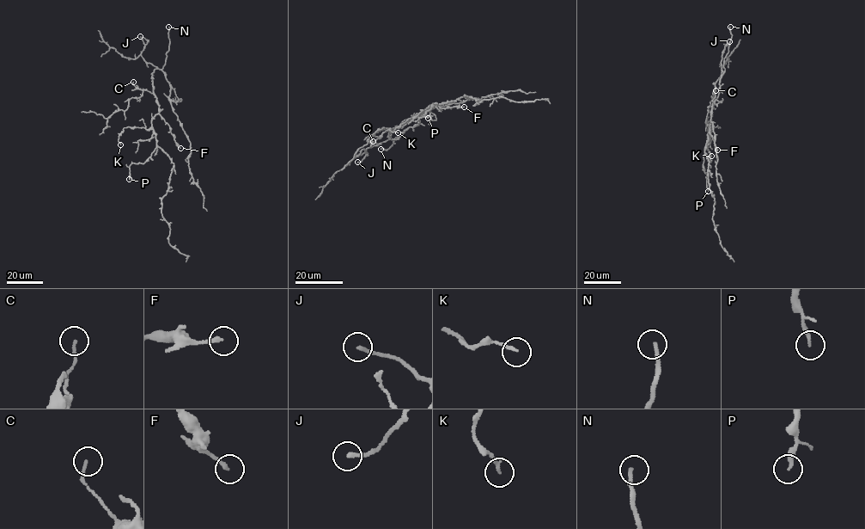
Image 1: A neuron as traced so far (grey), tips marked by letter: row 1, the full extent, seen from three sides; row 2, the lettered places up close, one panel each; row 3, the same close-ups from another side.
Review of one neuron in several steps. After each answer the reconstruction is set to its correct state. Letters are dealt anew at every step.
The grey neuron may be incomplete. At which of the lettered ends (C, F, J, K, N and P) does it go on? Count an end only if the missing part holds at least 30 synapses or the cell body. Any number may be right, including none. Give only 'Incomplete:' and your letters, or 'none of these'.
Incomplete: N

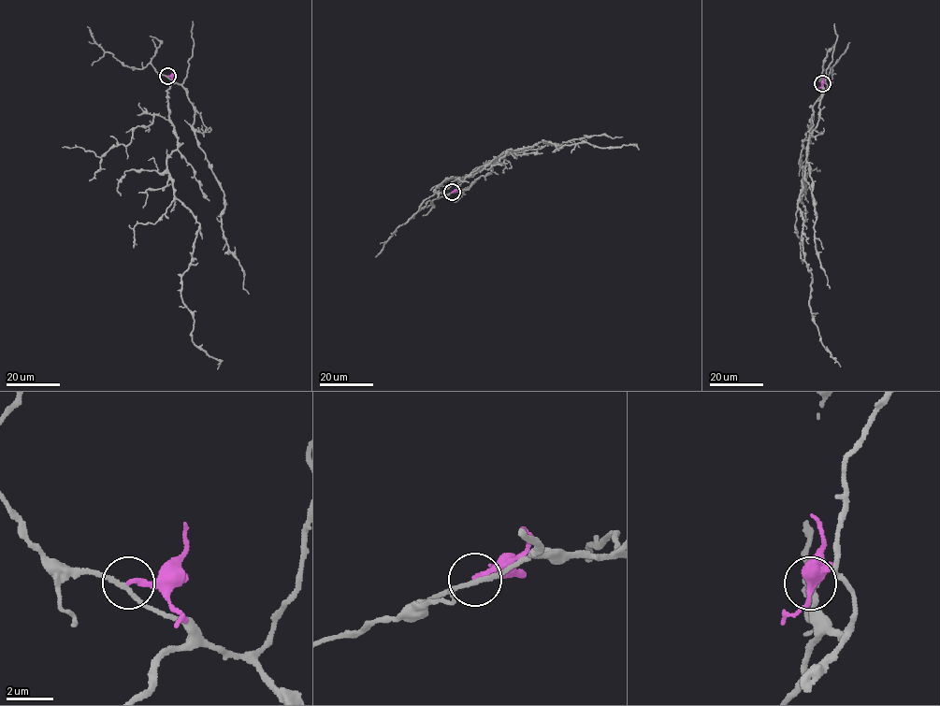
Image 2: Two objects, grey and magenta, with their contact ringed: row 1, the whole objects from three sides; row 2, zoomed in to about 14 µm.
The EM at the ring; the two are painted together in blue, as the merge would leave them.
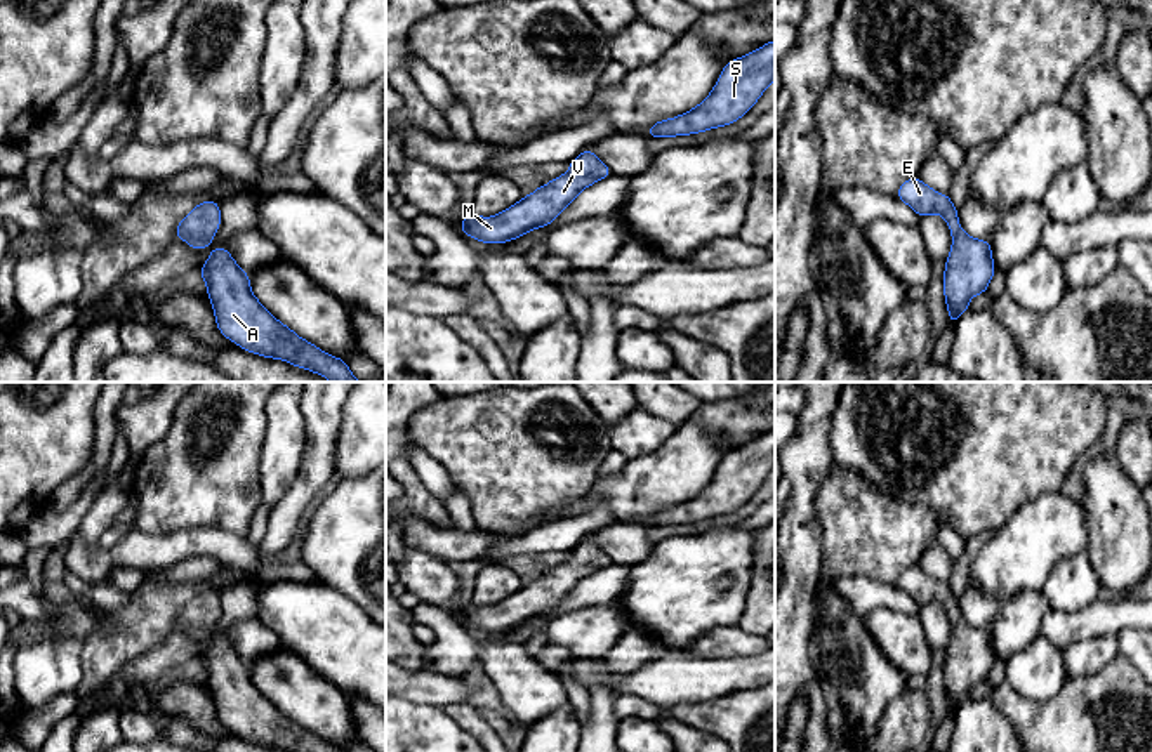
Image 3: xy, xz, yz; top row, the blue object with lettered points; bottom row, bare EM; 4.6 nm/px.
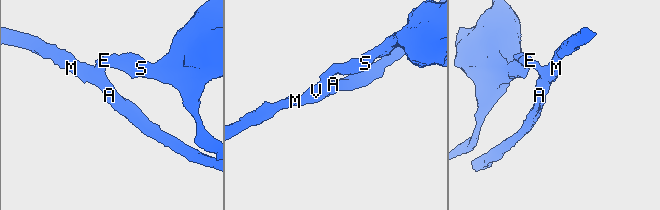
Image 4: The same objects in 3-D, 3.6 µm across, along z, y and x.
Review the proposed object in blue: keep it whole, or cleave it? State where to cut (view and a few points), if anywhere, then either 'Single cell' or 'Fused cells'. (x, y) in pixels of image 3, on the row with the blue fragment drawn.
No split. Single cell

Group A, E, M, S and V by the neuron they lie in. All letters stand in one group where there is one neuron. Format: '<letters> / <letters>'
A E M S V

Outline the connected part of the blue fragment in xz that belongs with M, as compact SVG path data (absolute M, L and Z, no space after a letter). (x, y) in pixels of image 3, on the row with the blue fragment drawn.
M580 151L570 162L570 170L523 196L516 205L493 217L467 215L460 231L483 243L506 243L525 233L549 226L575 196L596 181L612 175L612 170L594 151Z

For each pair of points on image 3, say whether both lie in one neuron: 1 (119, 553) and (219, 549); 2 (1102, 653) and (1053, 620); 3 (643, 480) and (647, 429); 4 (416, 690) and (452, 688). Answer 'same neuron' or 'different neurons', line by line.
1: same neuron
2: different neurons
3: different neurons
4: same neuron

